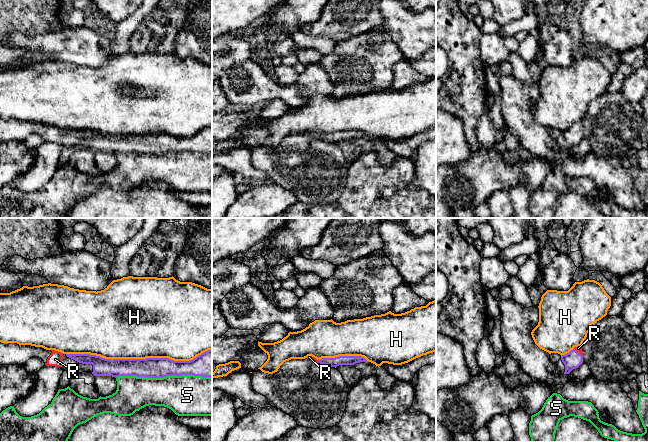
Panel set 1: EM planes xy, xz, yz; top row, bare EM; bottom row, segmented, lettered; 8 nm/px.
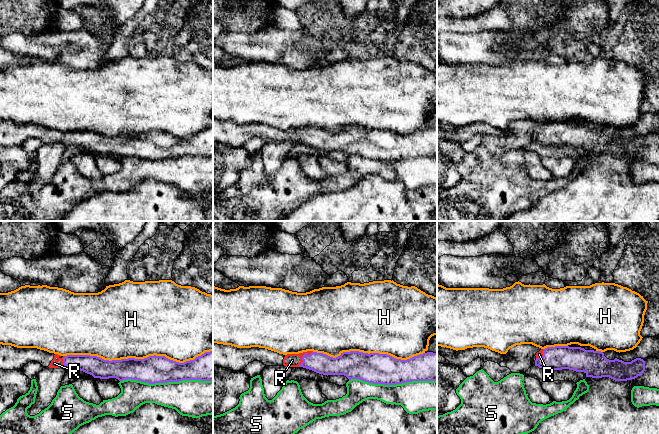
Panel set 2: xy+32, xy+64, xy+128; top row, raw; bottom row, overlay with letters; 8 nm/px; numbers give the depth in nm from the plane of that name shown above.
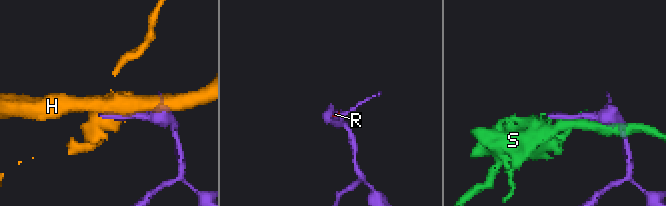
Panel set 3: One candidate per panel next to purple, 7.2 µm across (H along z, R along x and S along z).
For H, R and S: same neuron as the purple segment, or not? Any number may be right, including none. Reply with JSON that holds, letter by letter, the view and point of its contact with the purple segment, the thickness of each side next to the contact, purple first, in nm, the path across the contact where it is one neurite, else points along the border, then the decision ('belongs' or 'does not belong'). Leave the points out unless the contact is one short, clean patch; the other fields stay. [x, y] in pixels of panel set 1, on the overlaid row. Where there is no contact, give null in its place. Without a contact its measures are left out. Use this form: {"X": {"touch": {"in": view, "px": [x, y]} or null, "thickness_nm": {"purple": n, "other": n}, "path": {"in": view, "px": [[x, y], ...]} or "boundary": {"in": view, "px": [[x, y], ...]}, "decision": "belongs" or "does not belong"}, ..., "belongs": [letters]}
{"H": {"touch": {"in": "xy", "px": [138, 359]}, "thickness_nm": {"purple": 160, "other": 500}, "decision": "does not belong"}, "R": {"touch": {"in": "yz", "px": [577, 352]}, "thickness_nm": {"purple": 140, "other": 50}, "path": {"in": "yz", "px": [[572, 360], [577, 352], [578, 348]]}, "decision": "belongs"}, "S": {"touch": {"in": "xy", "px": [163, 376]}, "thickness_nm": {"purple": 160, "other": 340}, "decision": "does not belong"}, "belongs": ["R"]}

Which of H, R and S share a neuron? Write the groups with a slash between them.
H / R / S

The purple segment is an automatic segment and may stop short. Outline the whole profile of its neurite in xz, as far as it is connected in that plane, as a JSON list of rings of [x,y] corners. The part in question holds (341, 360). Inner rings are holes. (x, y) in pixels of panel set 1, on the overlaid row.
[[[308,356],[307,359],[335,368],[339,365],[354,365],[360,362],[368,362],[364,357],[361,356],[339,356],[335,358],[322,358],[320,360],[317,360],[312,356]]]

